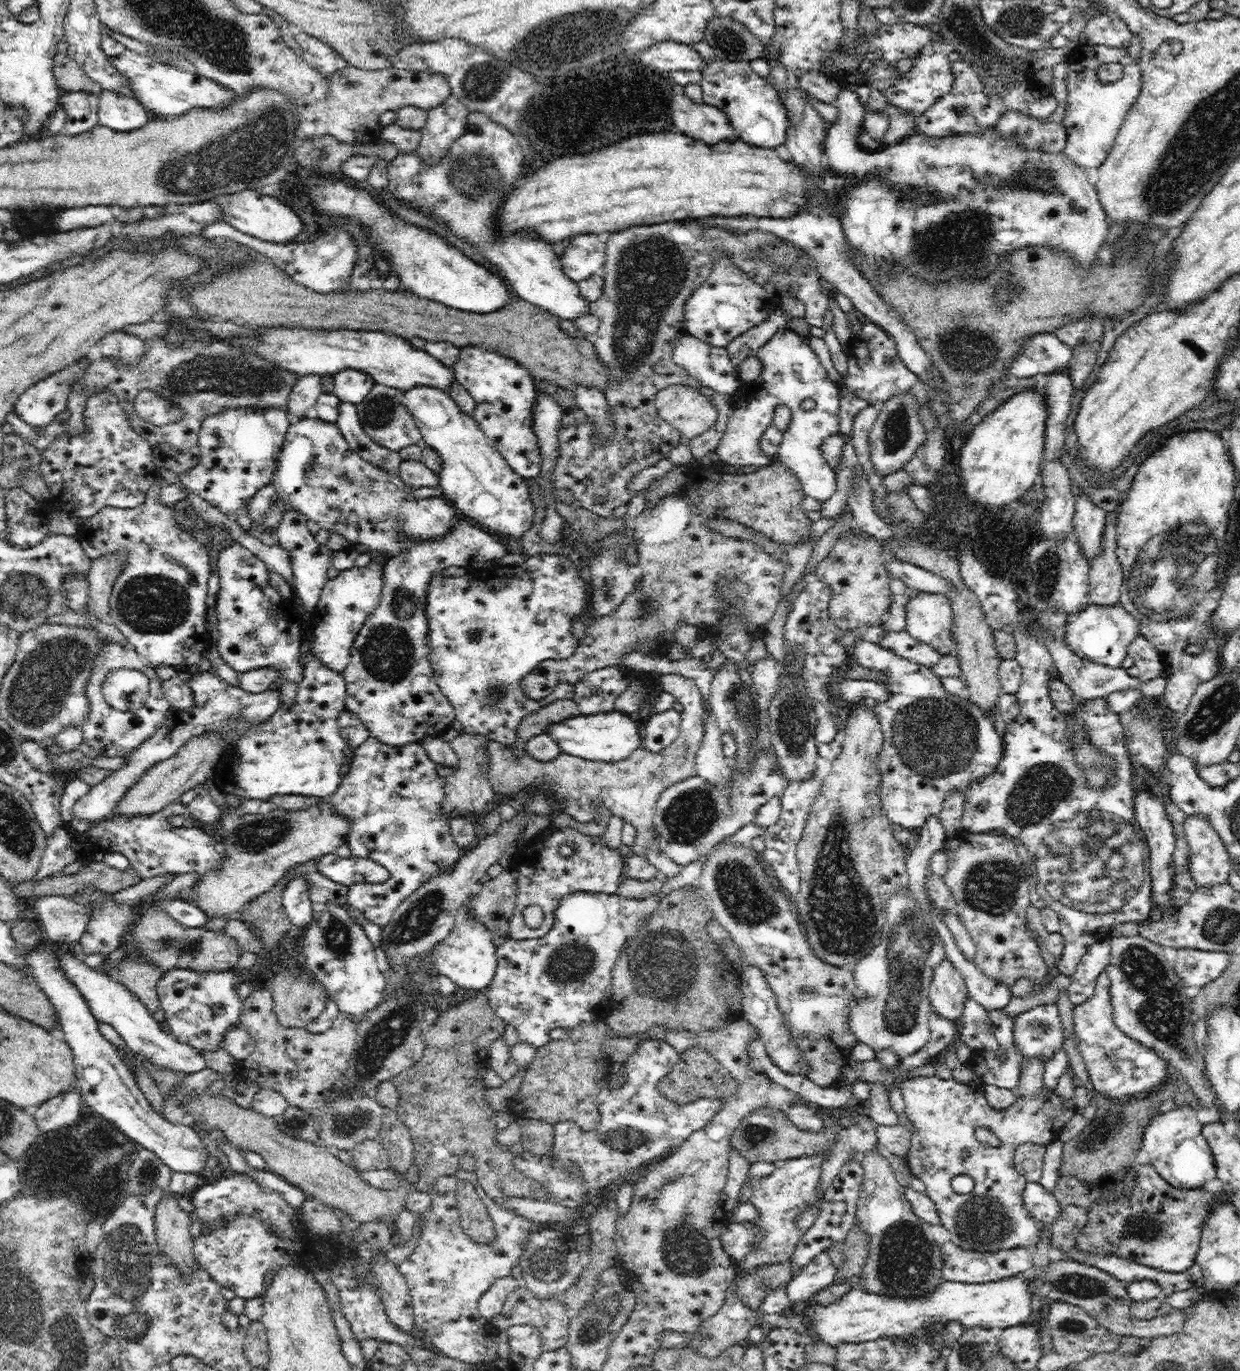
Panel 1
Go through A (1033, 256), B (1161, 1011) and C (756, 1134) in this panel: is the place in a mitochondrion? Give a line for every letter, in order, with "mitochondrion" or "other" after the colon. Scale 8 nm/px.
A: other
B: mitochondrion
C: mitochondrion

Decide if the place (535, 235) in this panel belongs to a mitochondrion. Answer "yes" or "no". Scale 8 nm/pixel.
no

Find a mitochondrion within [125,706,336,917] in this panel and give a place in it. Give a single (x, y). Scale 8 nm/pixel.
(259, 835)

